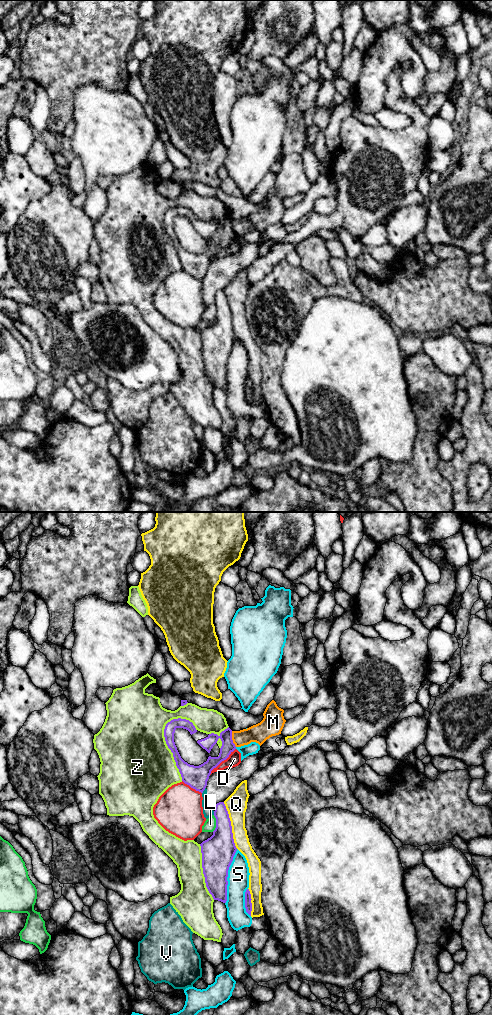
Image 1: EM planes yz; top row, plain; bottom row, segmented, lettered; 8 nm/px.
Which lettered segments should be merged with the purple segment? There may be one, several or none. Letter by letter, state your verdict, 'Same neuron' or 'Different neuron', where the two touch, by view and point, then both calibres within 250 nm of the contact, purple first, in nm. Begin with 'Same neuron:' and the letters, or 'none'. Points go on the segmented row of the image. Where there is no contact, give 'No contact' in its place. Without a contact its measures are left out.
Same neuron: none
D: Different neuron. Touches purple at yz (222, 760). Thickness 180 nm (purple) against 110 nm
L: Different neuron. Touches purple at yz (216, 823). Thickness 260 nm (purple) against 100 nm
M: Different neuron. Touches purple at yz (231, 739). Thickness 100 nm (purple) against 160 nm
Q: Different neuron. Touches purple at yz (230, 825). Thickness 260 nm (purple) against 180 nm
S: Different neuron. Touches purple at yz (227, 876). Thickness 260 nm (purple) against 180 nm
V: Different neuron. Touches purple at yz (204, 789). Thickness 180 nm (purple) against 80 nm
Z: Different neuron. Touches purple at yz (167, 745). Thickness 110 nm (purple) against 500 nm

